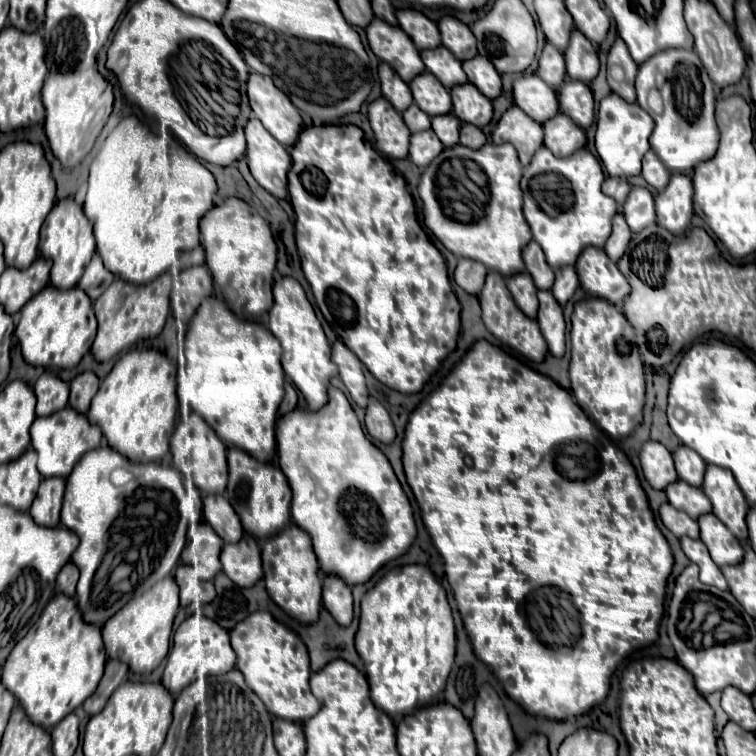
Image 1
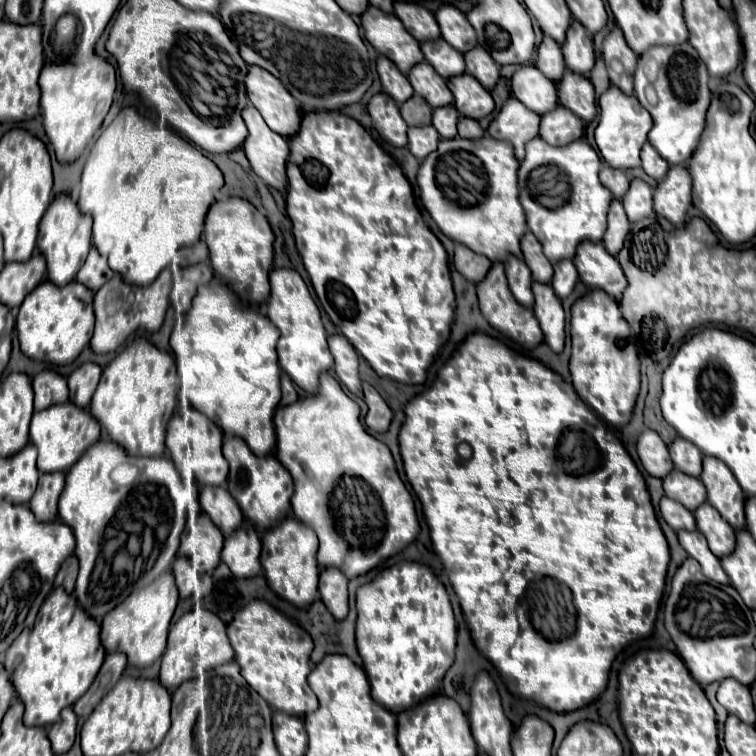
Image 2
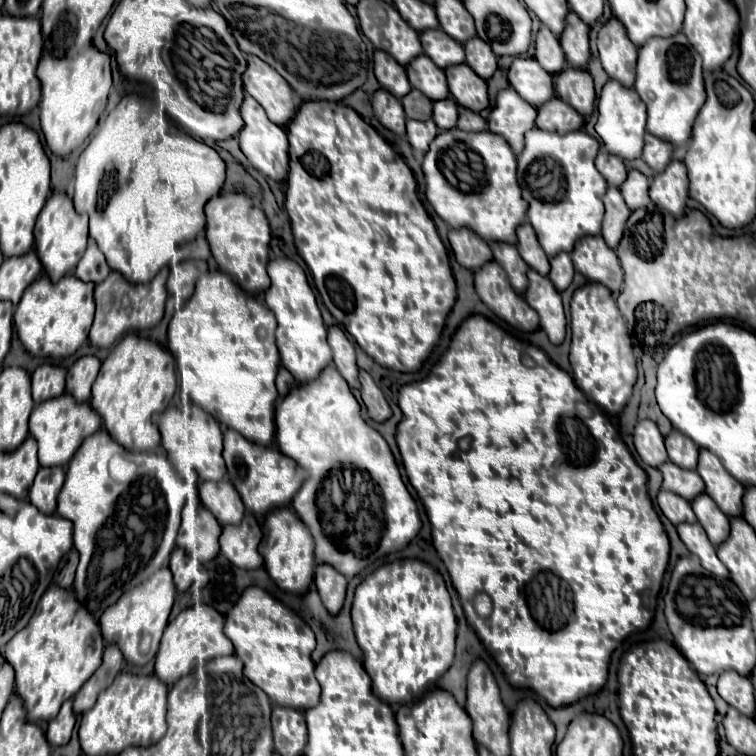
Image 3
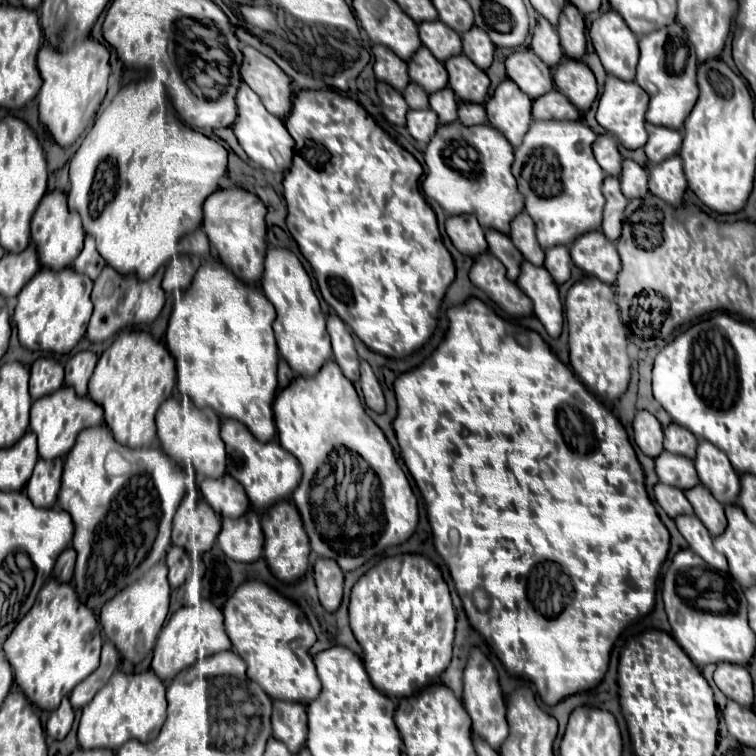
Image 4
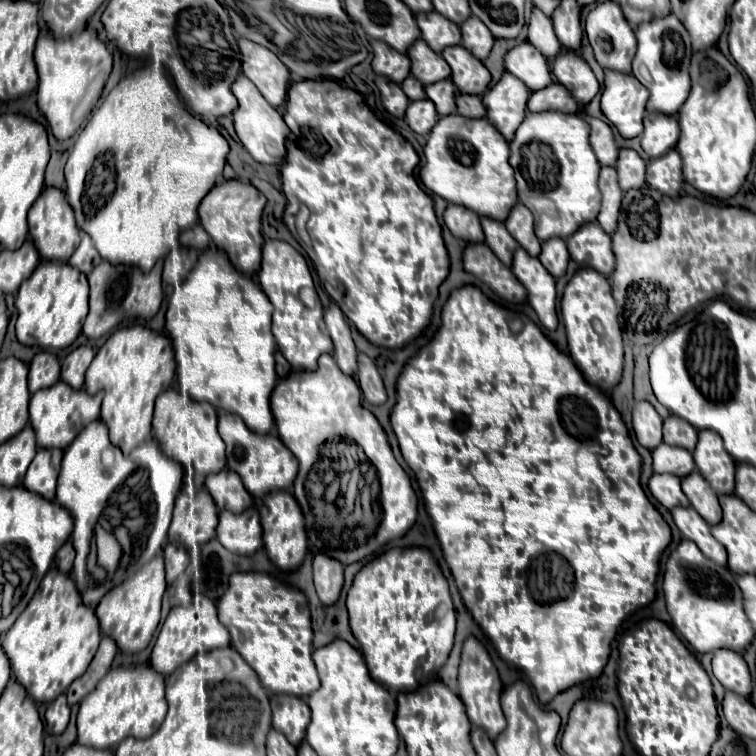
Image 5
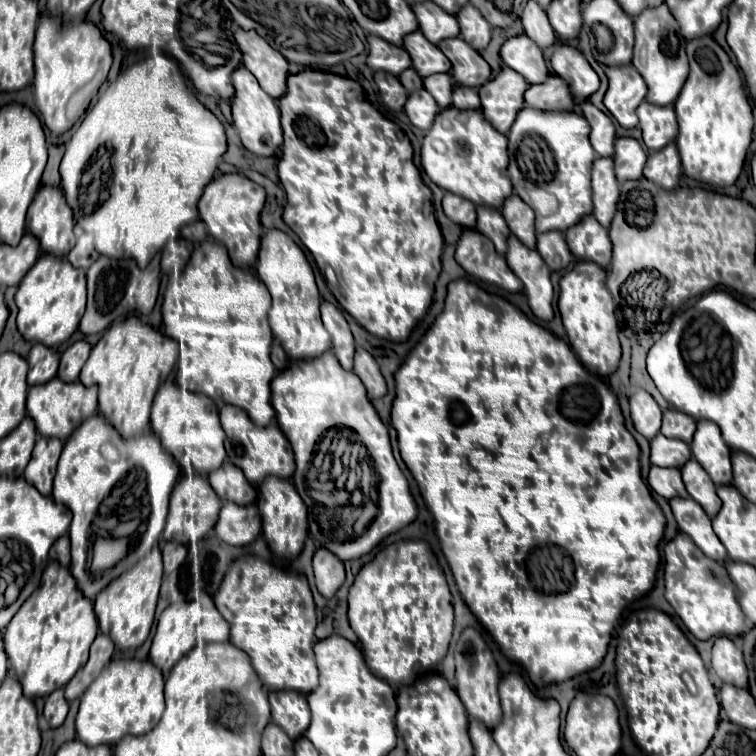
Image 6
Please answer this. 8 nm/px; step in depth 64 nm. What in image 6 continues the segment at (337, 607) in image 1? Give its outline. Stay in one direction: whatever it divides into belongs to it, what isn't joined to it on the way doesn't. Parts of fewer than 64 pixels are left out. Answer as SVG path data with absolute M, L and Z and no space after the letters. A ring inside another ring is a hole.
M318 548L314 554L314 576L320 594L330 598L344 584L344 562L328 548Z

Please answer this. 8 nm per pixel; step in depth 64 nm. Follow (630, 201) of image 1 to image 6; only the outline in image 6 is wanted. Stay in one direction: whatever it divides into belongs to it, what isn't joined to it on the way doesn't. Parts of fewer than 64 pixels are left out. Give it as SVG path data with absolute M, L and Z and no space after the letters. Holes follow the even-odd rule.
M632 136L616 138L614 164L616 164L616 178L620 182L640 178L642 168L646 164L646 150L644 150L642 142Z

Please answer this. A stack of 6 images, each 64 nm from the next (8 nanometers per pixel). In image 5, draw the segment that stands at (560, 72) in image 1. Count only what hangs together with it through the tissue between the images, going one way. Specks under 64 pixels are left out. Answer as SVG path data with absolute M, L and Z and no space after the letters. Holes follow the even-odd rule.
M532 8L530 12L530 22L528 22L528 40L546 56L546 58L554 58L560 50L562 50L562 44L560 40L556 38L554 34L554 28L552 28L552 22L550 18L540 12L540 8Z

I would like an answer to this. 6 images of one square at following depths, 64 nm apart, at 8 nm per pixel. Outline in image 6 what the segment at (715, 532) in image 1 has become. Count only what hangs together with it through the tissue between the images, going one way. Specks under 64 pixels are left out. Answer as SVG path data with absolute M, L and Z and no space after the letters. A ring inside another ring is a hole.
M696 458L686 460L686 464L680 468L682 480L686 484L688 494L710 514L714 516L720 510L722 500L716 494L716 486L712 484L712 478L704 468L700 468L700 462Z

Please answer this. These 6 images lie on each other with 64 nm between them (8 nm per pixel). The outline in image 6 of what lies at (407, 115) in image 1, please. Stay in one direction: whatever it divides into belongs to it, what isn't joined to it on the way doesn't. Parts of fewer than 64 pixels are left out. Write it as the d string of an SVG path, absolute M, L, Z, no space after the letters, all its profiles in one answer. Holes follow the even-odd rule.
M406 68L398 78L404 84L404 88L406 88L408 94L416 92L416 88L422 88L422 78L418 76L418 72L414 68Z

